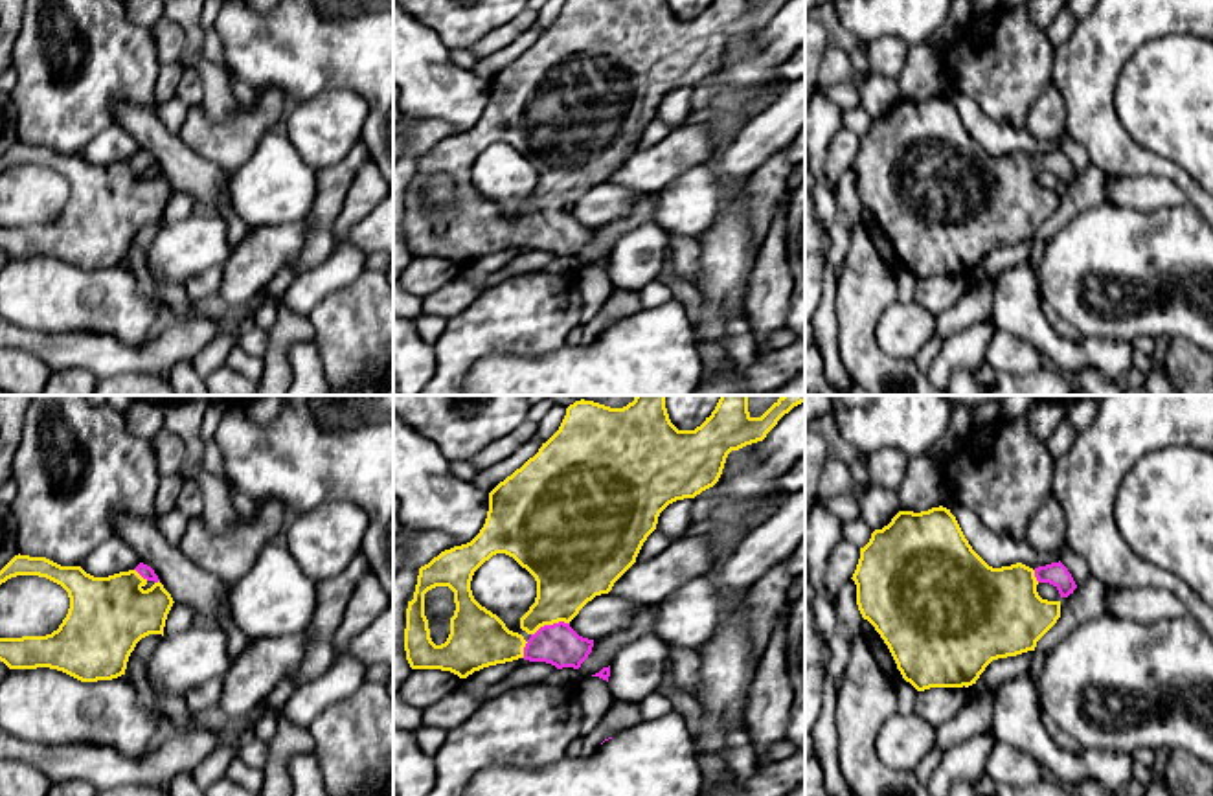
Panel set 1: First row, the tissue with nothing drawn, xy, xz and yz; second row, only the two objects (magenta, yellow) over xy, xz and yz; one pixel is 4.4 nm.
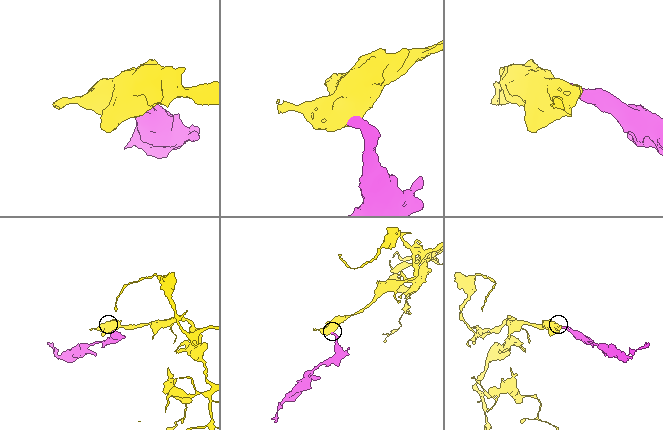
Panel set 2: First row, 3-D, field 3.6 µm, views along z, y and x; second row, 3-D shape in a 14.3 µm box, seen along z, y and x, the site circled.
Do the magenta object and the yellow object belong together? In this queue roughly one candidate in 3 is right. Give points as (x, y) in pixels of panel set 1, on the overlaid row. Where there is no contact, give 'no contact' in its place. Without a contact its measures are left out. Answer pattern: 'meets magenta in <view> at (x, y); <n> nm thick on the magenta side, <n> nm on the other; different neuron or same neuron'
meets magenta in xz at (550, 625); 180 nm thick on the magenta side, 300 nm on the other; same neuron

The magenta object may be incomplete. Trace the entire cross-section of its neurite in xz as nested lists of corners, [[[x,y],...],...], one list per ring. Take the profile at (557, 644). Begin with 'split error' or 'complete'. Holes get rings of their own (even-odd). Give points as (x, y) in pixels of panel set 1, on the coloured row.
split error; [[[636,395],[623,408],[581,399],[566,408],[559,430],[489,493],[480,533],[419,568],[404,629],[412,669],[441,669],[467,678],[483,667],[518,658],[579,669],[594,640],[579,636],[570,621],[595,596],[608,594],[636,563],[660,513],[676,500],[695,498],[713,487],[731,450],[763,441],[785,414],[805,403],[805,395],[781,395],[761,417],[752,417],[748,395],[720,395],[700,426],[678,430],[669,419],[665,397]],[[496,553],[513,557],[537,581],[535,603],[520,618],[520,629],[531,636],[527,642],[472,596],[474,572]],[[436,586],[448,586],[456,603],[450,634],[441,645],[432,642],[425,616],[425,594]]]

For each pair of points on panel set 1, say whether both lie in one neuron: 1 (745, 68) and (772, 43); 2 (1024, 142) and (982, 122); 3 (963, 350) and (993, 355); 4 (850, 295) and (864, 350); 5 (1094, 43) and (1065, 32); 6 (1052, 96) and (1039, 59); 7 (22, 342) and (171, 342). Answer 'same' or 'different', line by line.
1: same
2: same
3: different
4: same
5: different
6: different
7: same

